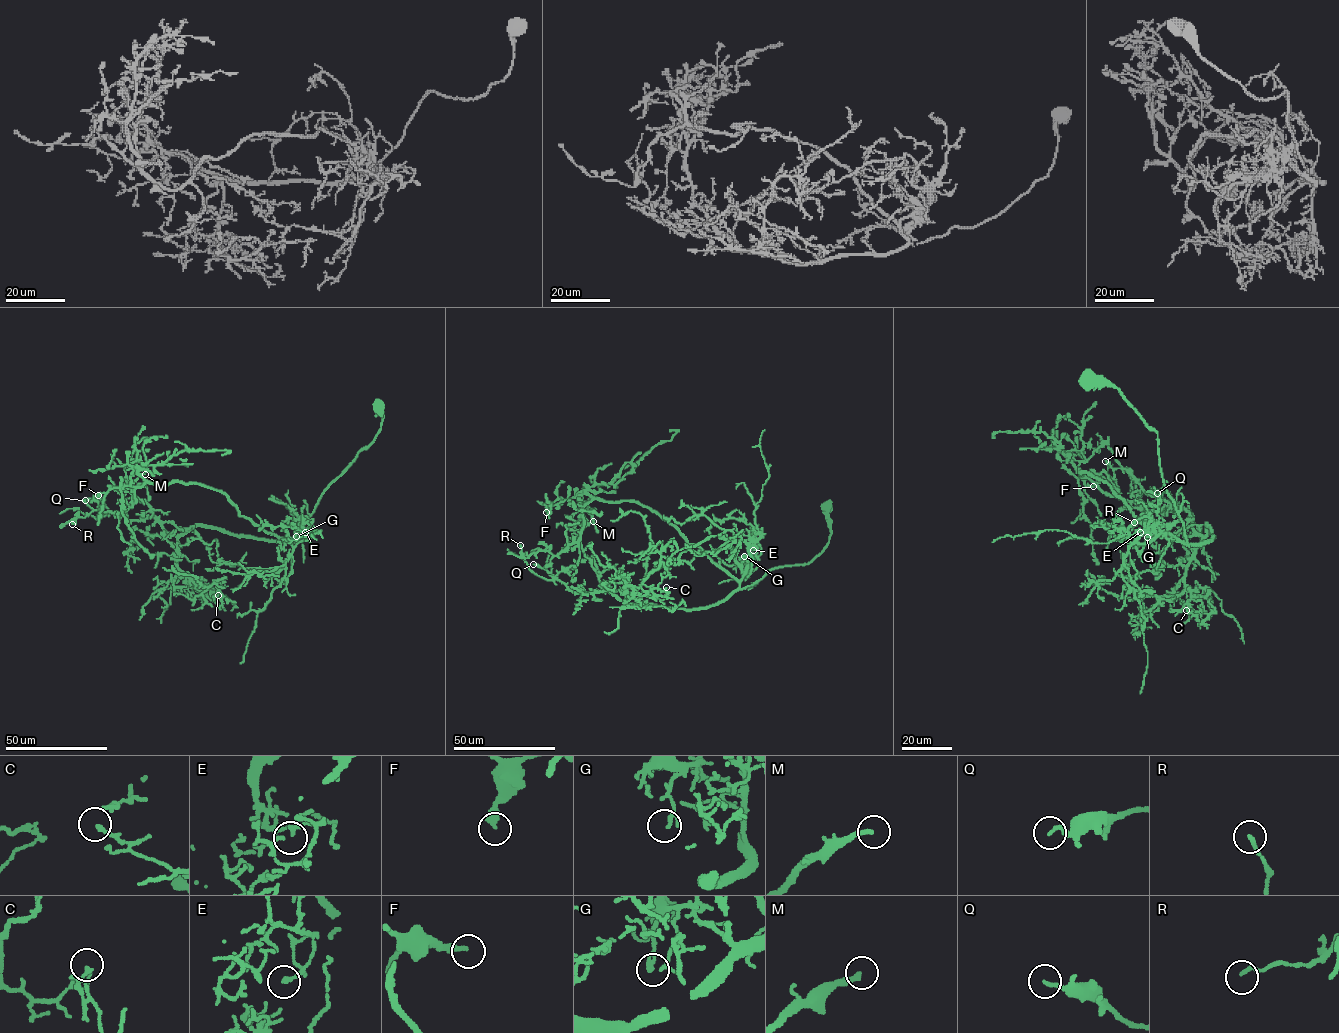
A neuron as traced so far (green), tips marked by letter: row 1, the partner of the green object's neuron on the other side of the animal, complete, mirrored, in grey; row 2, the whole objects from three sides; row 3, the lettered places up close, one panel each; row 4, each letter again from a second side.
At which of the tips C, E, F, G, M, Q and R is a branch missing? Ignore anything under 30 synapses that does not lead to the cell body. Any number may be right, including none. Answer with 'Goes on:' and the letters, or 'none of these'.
Goes on: M

